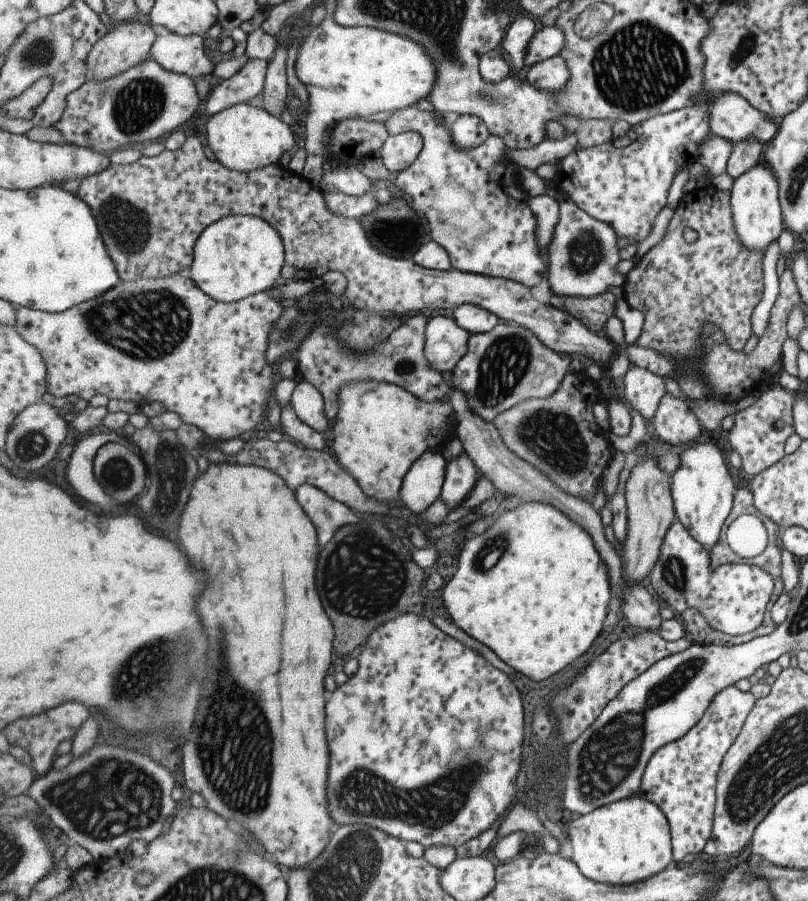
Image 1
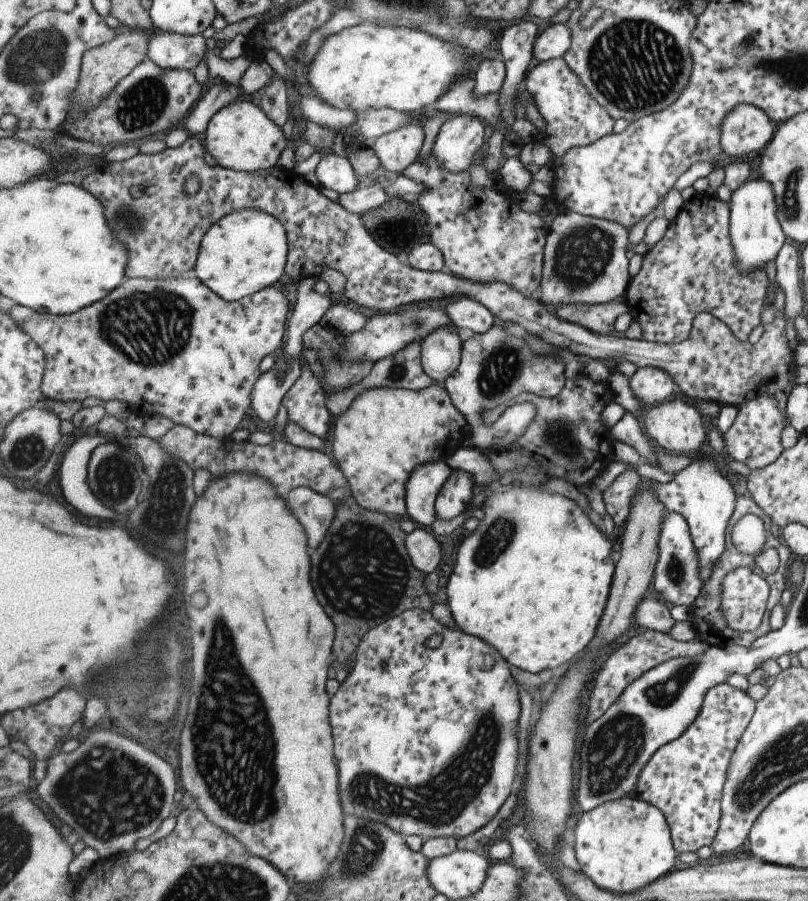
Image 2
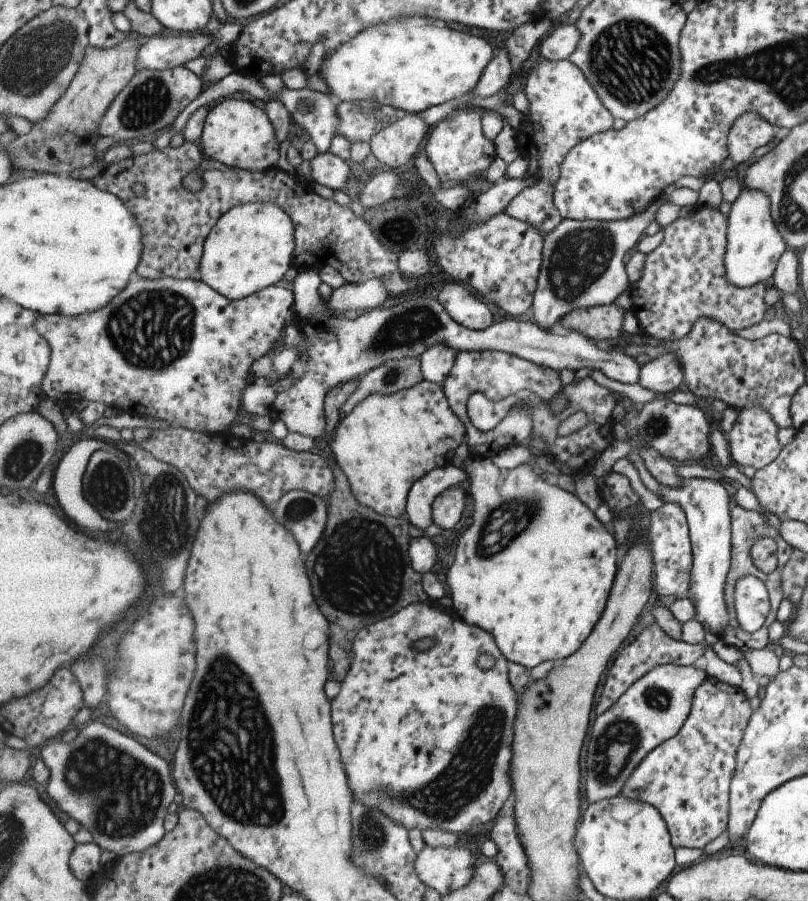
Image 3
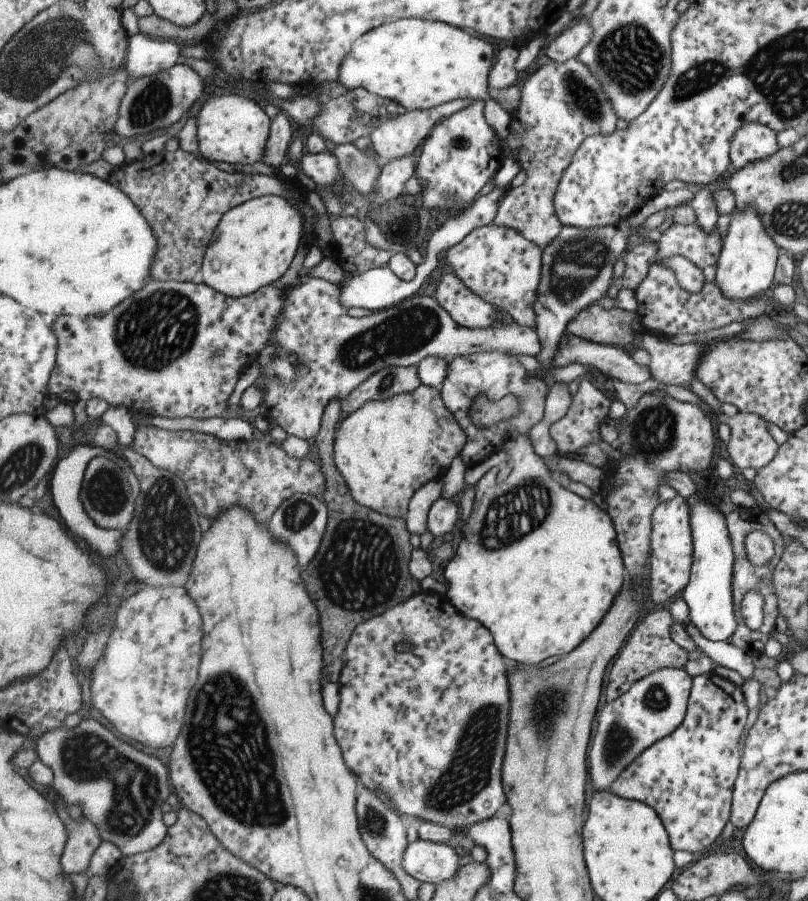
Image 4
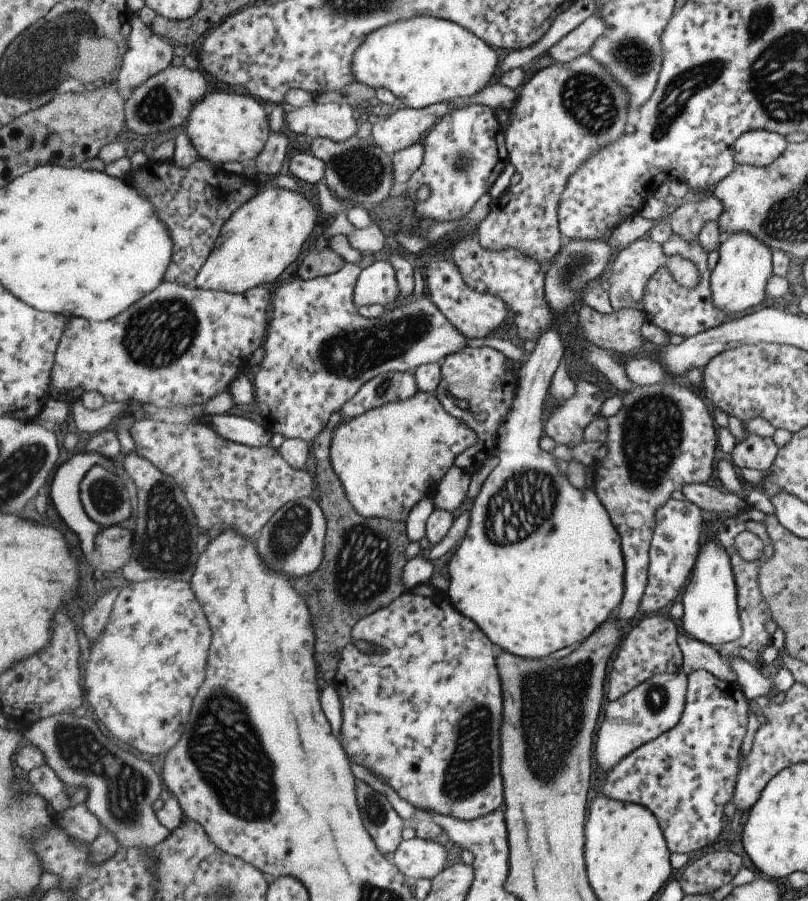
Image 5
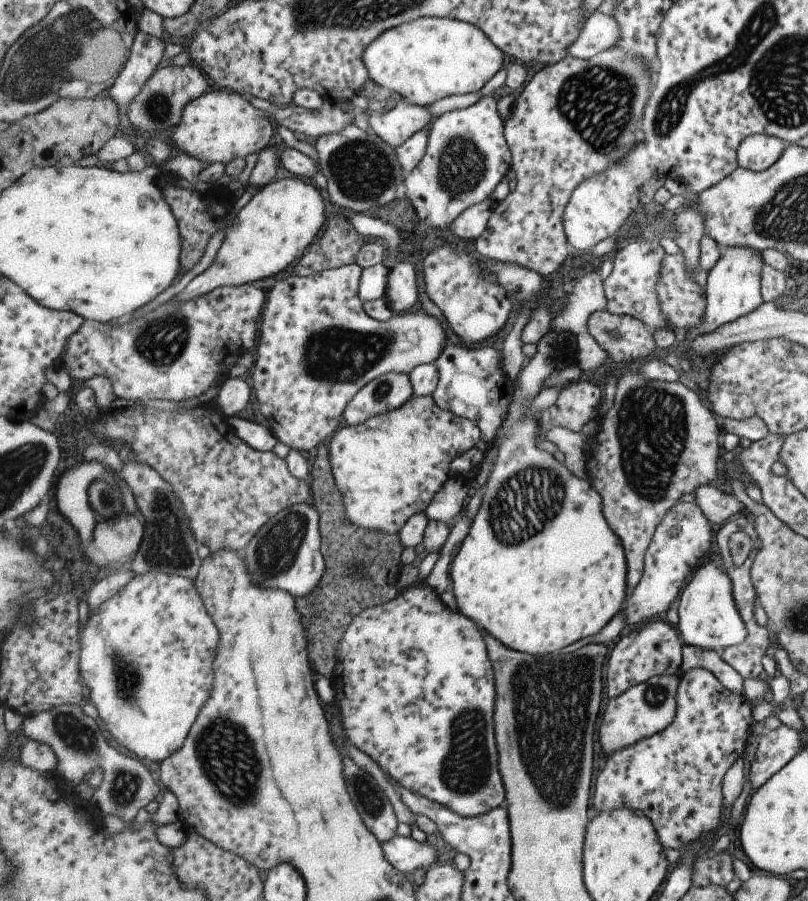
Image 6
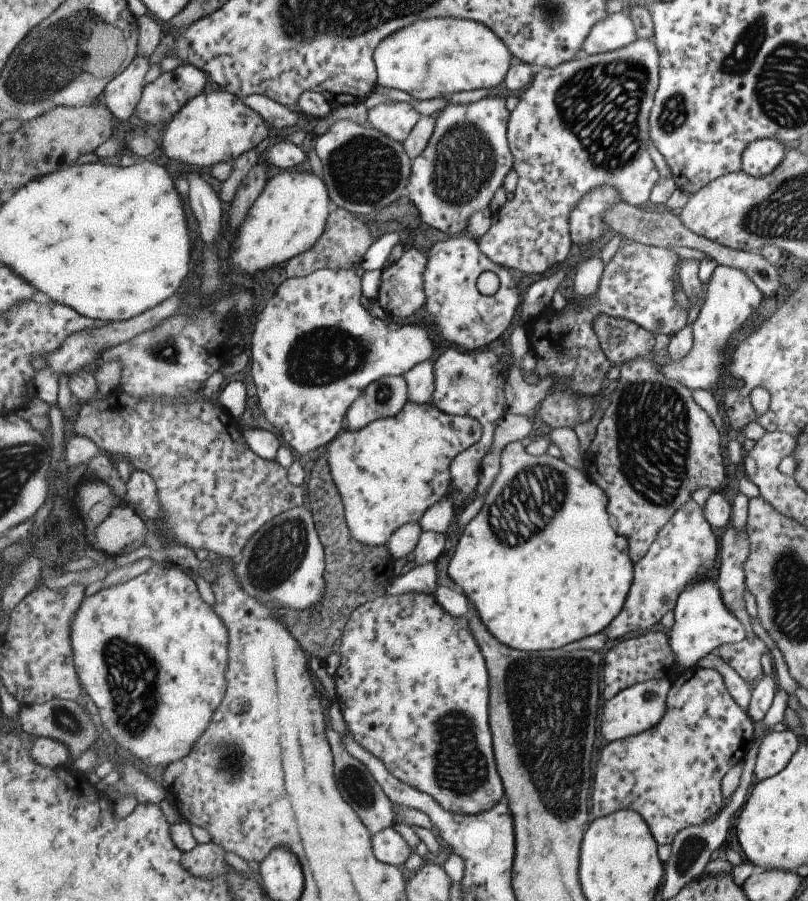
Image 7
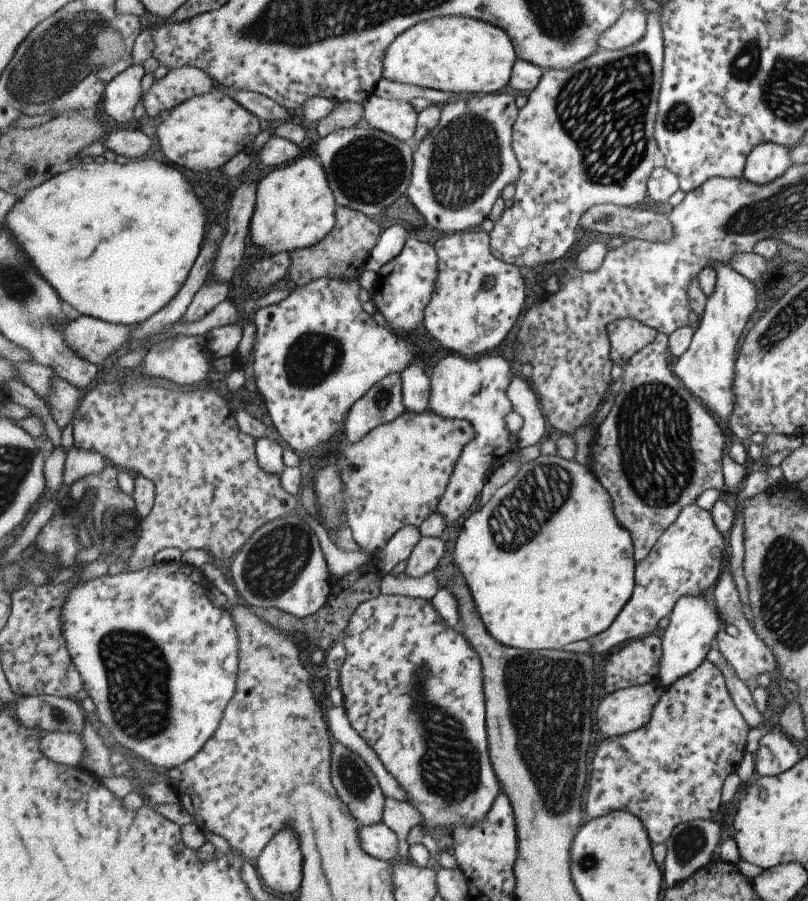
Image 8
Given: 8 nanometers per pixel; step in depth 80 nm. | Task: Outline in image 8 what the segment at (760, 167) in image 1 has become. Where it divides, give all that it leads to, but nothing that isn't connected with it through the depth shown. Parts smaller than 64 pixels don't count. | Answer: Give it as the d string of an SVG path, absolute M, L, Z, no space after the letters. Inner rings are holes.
M709 260L707 266L714 270L715 282L708 303L701 316L700 324L694 332L690 349L680 356L673 365L675 376L679 377L690 388L709 412L718 418L728 418L735 410L735 392L733 392L733 358L737 354L737 340L745 322L757 304L757 291L748 278L741 276L731 267L717 260Z

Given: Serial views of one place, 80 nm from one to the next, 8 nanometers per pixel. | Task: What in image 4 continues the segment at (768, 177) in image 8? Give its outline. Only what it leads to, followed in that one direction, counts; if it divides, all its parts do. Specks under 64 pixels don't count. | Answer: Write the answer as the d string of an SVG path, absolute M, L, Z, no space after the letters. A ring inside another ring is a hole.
M745 123L743 127L739 128L739 130L733 134L733 139L731 140L729 158L733 166L740 169L742 166L754 160L761 160L772 155L779 148L775 141L775 135L776 132L764 124Z

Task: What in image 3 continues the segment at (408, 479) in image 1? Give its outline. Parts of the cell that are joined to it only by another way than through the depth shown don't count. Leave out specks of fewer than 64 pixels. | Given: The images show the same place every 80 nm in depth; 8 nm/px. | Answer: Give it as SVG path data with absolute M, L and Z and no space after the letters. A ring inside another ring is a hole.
M455 464L434 468L416 480L407 503L407 518L411 524L422 532L429 528L434 524L434 500L439 494L455 485L467 485L469 480L470 475Z

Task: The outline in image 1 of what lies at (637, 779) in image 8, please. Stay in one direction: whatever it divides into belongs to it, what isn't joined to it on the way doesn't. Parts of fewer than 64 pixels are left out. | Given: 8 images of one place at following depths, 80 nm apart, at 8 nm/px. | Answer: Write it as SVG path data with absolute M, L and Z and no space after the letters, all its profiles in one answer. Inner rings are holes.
M734 686L723 688L709 702L709 708L701 722L683 738L662 747L648 764L641 794L657 804L668 817L677 863L685 860L689 854L705 852L709 844L719 765L756 702L757 697L749 691L741 691Z

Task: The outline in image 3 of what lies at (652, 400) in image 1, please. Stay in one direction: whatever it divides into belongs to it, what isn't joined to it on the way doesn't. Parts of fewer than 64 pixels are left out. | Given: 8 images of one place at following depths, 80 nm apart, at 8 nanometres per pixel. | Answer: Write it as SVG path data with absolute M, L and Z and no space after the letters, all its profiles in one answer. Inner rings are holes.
M665 355L660 359L646 362L641 367L642 387L652 390L658 397L667 397L677 390L684 389L684 372L674 355Z

